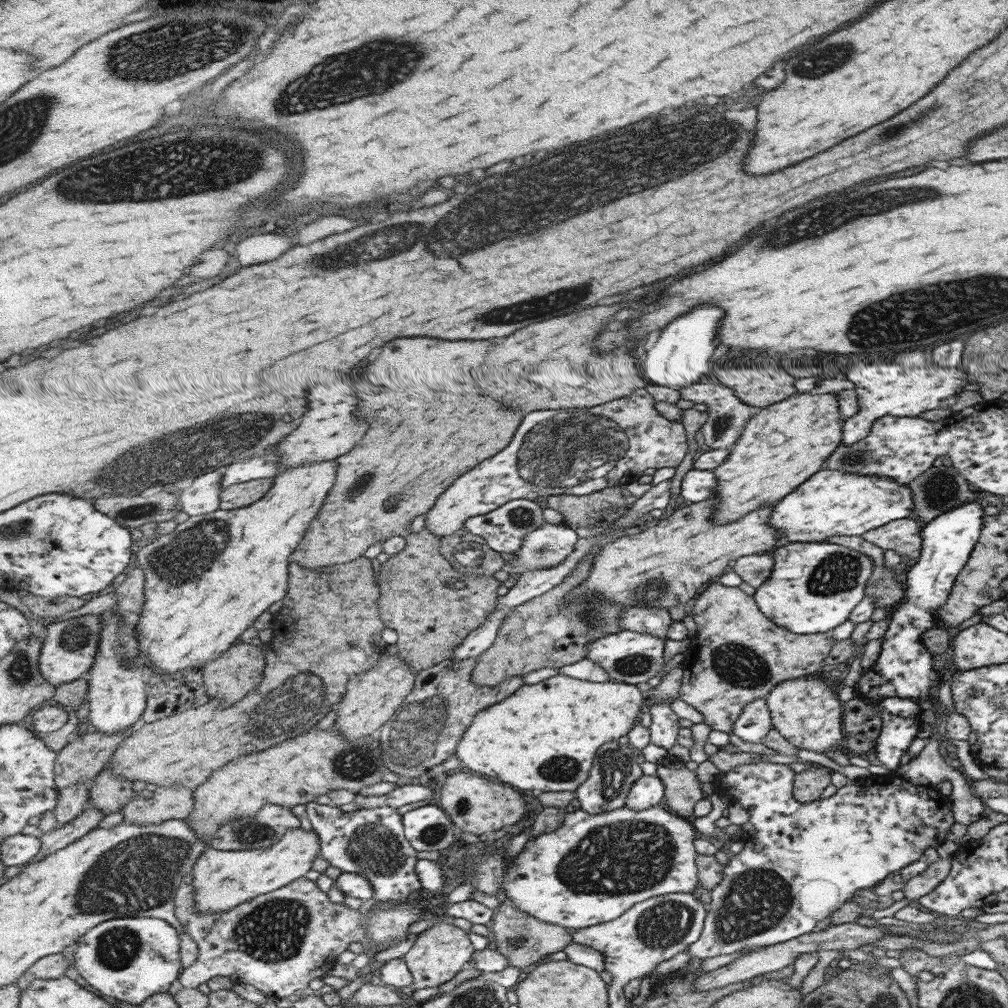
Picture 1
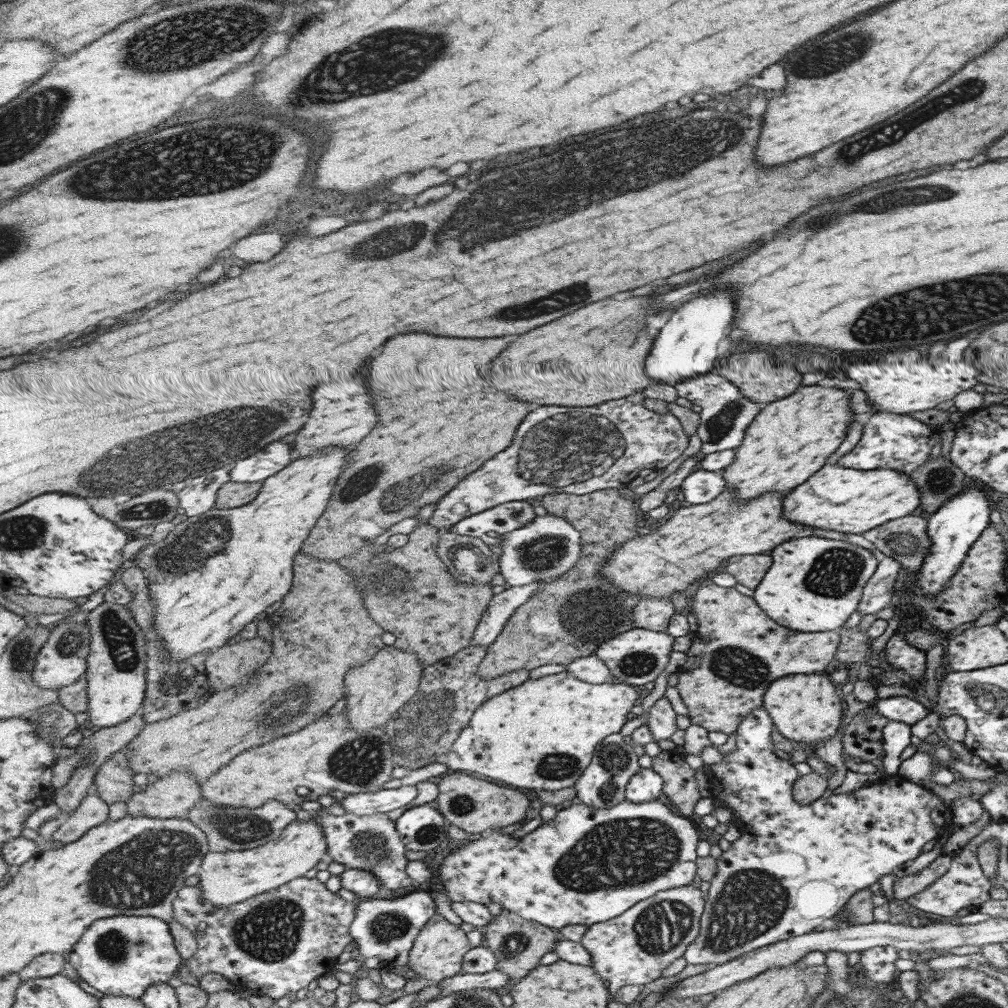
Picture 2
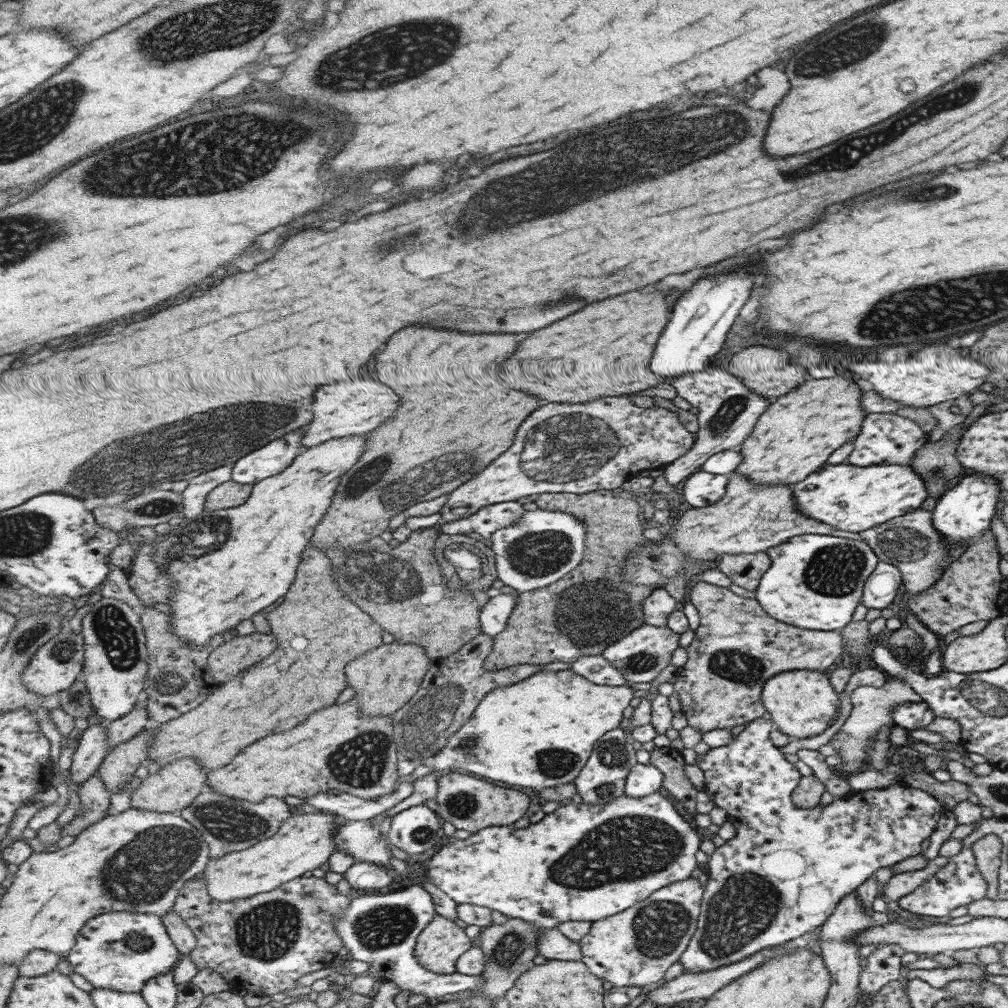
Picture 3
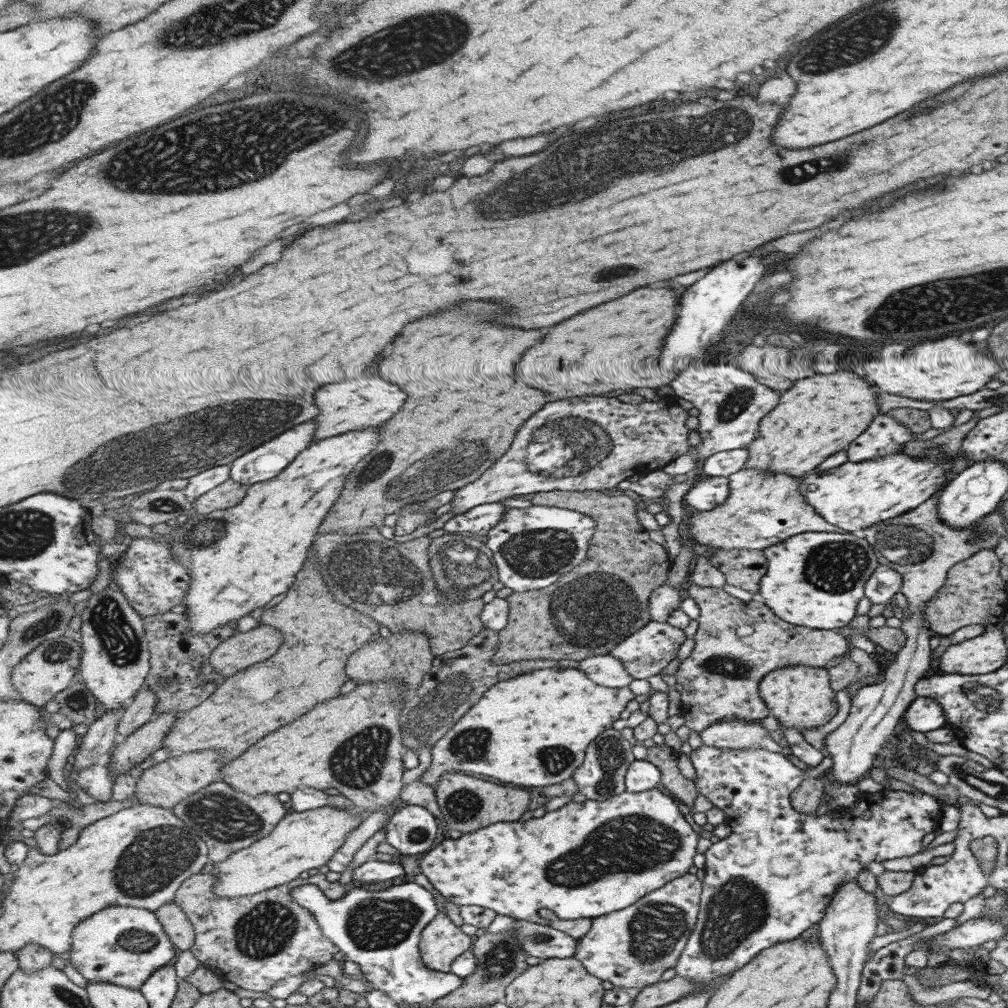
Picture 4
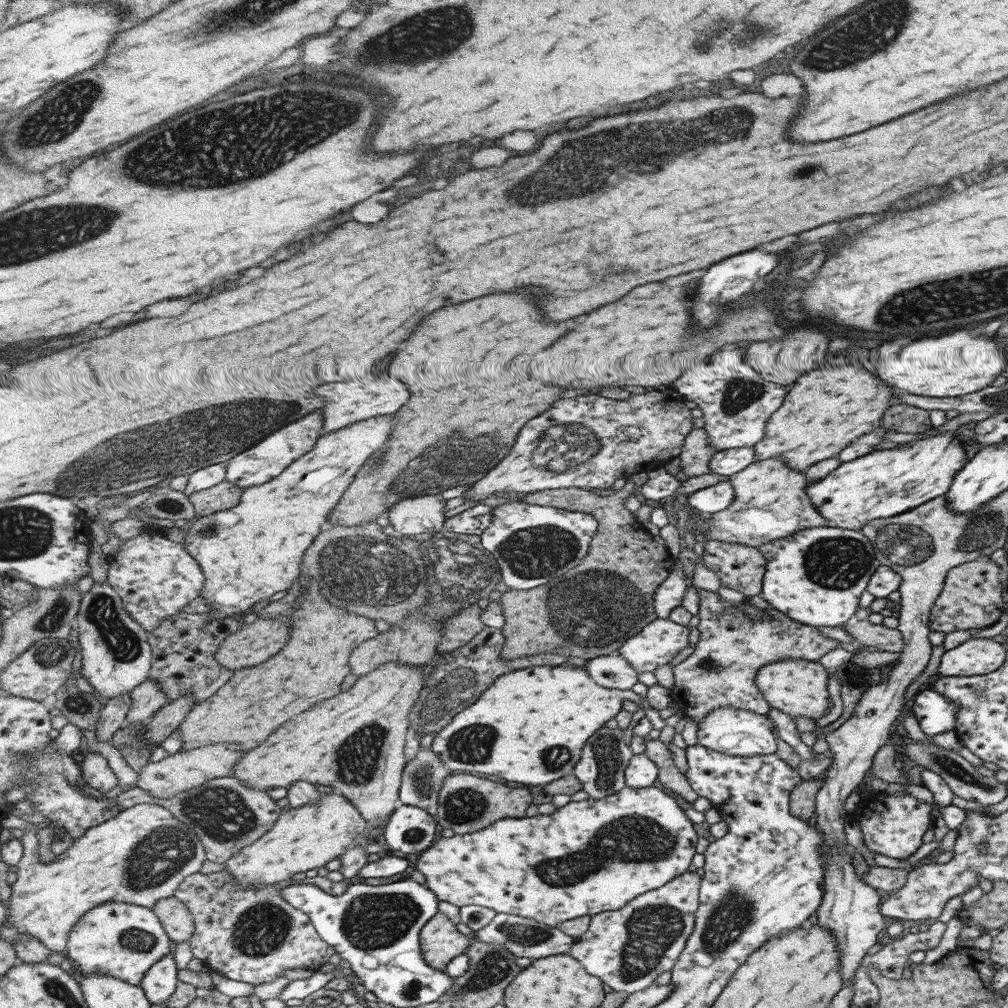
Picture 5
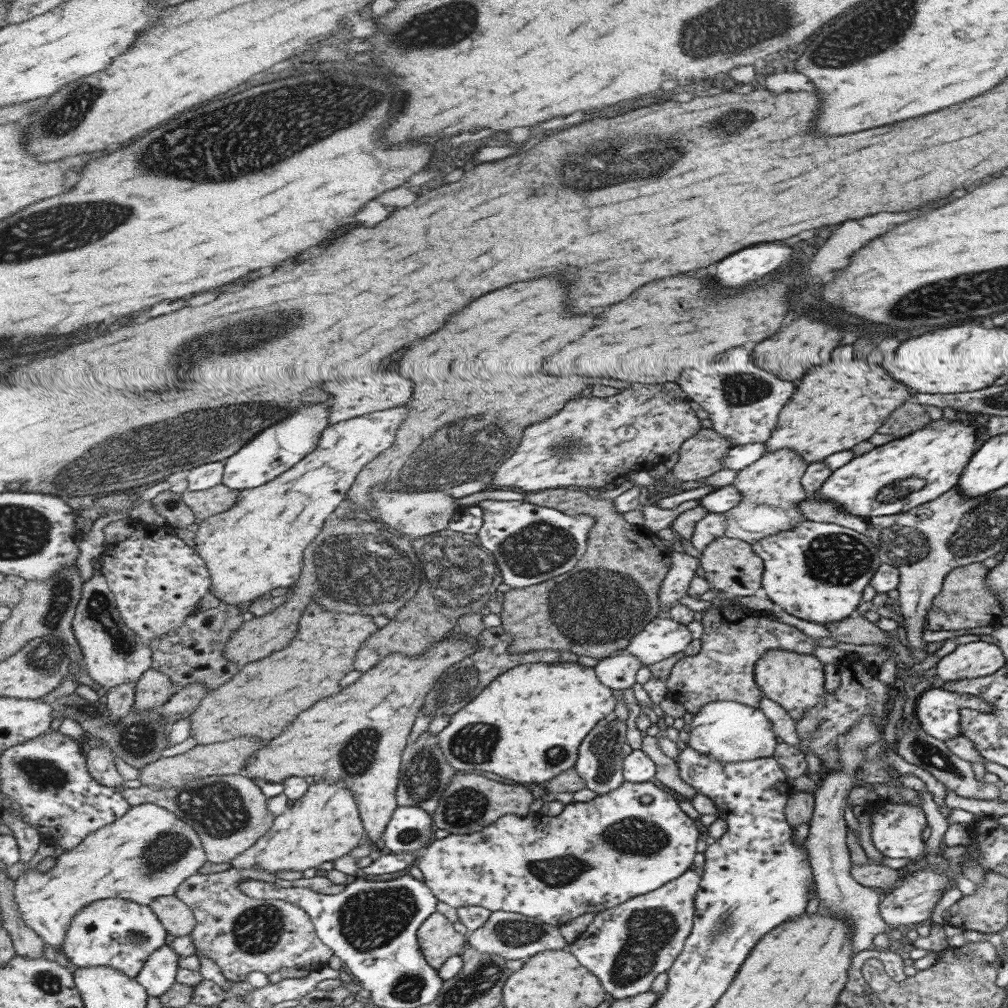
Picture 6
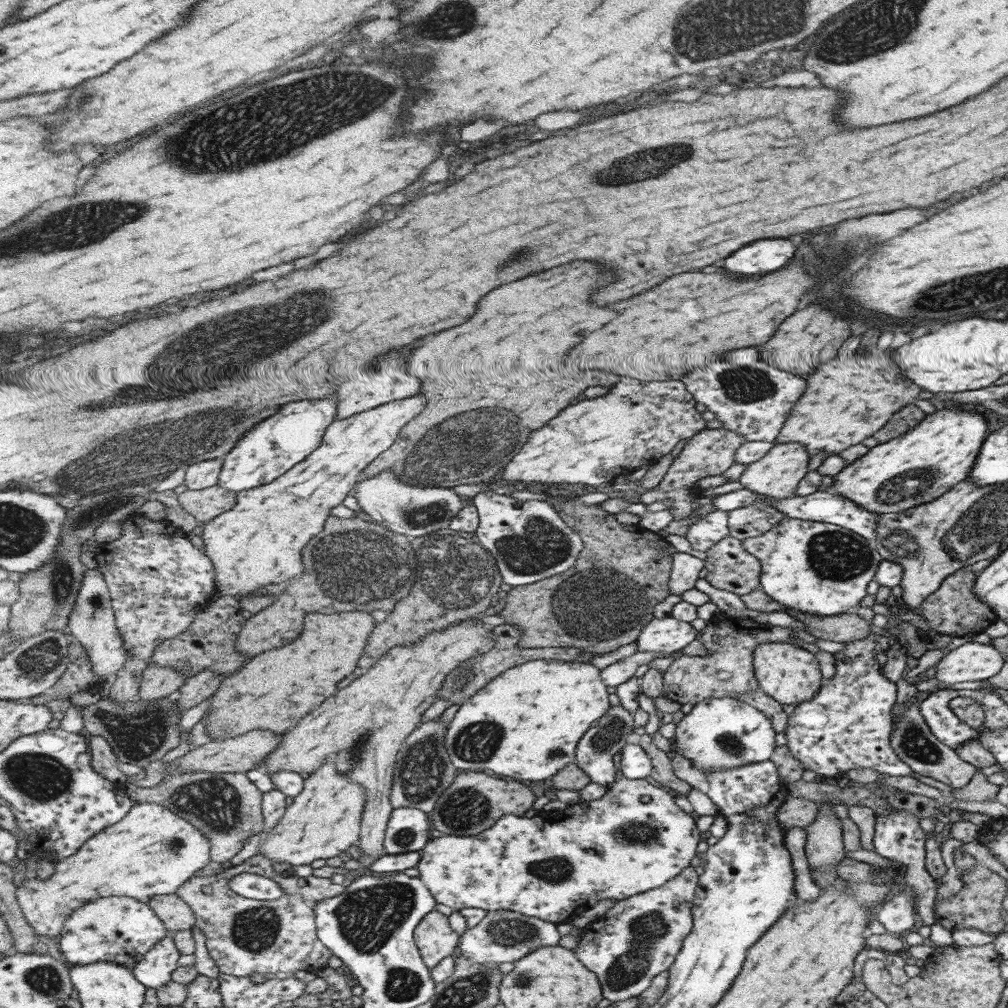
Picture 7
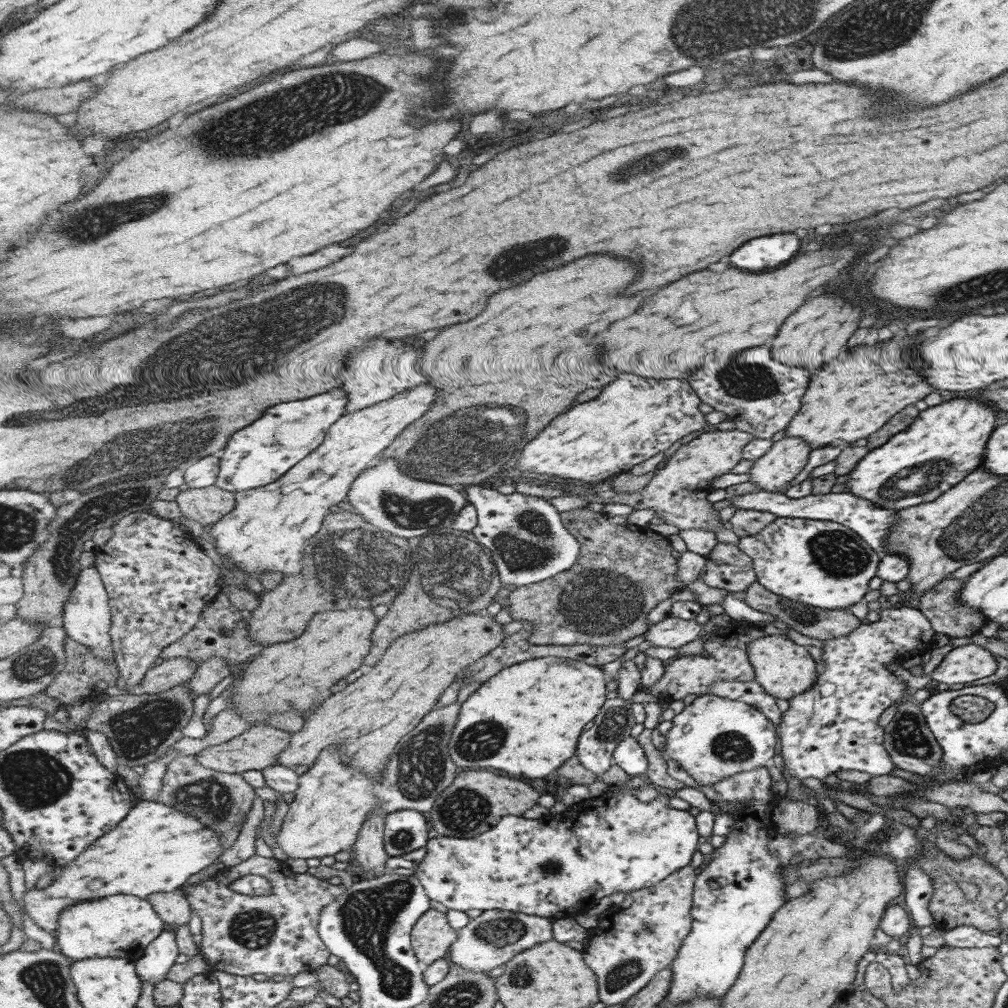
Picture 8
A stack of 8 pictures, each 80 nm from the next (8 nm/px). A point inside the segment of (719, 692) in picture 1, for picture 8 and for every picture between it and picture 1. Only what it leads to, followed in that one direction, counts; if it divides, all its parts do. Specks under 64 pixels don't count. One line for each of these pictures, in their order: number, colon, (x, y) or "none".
2: (737, 651)
3: (737, 647)
4: (736, 643)
5: (735, 639)
6: (734, 638)
7: (726, 670)
8: (727, 647)

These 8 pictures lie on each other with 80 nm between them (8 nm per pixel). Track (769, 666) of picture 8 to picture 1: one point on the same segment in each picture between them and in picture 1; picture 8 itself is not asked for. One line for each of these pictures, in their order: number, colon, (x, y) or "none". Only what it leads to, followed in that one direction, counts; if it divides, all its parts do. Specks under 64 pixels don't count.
1: (803, 710)
2: (804, 708)
3: (800, 703)
4: (800, 697)
5: (797, 687)
6: (792, 680)
7: (790, 675)

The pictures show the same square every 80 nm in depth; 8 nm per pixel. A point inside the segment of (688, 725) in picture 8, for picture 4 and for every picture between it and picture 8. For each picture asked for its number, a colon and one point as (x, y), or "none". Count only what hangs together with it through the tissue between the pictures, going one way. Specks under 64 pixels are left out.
4: (736, 733)
5: (737, 732)
6: (734, 732)
7: (718, 734)

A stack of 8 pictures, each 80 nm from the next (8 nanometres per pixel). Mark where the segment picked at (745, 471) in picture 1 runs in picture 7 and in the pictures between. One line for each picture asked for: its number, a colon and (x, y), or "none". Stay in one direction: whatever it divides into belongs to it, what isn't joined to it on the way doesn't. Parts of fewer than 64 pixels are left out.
2: (791, 438)
3: (798, 431)
4: (822, 414)
5: (830, 408)
6: (837, 405)
7: (847, 400)

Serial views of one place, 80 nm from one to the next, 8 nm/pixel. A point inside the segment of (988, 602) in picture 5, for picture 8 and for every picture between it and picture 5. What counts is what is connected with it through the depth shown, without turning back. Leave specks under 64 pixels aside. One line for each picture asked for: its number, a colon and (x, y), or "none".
6: (964, 602)
7: (953, 609)
8: (946, 616)

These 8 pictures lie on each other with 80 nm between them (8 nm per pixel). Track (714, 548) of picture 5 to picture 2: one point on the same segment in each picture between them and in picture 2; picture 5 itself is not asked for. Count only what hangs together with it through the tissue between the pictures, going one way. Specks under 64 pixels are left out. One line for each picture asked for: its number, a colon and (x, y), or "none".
2: (748, 570)
3: (745, 570)
4: (743, 568)

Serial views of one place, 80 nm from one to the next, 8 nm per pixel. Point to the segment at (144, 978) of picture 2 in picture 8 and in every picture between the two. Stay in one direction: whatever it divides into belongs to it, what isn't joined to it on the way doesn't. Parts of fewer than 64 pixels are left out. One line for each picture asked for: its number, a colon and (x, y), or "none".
3: (121, 950)
4: (123, 945)
5: (121, 939)
6: (119, 933)
7: (121, 929)
8: (122, 926)

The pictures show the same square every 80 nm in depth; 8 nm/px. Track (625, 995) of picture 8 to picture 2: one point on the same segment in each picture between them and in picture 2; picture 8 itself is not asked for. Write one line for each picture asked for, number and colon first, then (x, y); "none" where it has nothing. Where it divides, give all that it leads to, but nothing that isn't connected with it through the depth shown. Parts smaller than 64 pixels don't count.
2: (634, 949)
3: (637, 947)
4: (632, 948)
5: (628, 949)
6: (628, 947)
7: (638, 938)

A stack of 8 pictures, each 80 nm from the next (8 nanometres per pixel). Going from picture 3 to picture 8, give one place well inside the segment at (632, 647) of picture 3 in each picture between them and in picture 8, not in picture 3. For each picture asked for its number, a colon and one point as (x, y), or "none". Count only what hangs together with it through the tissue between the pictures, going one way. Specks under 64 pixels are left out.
4: (646, 653)
5: (663, 639)
6: (664, 636)
7: (668, 634)
8: (672, 632)

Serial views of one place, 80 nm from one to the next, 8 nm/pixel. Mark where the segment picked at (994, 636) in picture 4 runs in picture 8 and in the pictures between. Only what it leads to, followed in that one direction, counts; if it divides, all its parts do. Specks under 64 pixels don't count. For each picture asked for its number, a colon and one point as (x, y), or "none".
5: (983, 656)
6: (978, 658)
7: (969, 662)
8: (961, 665)

